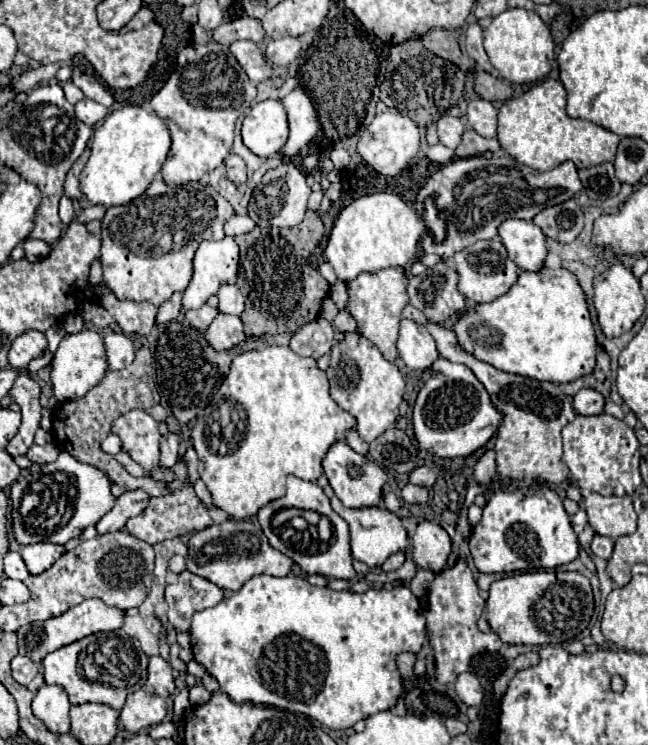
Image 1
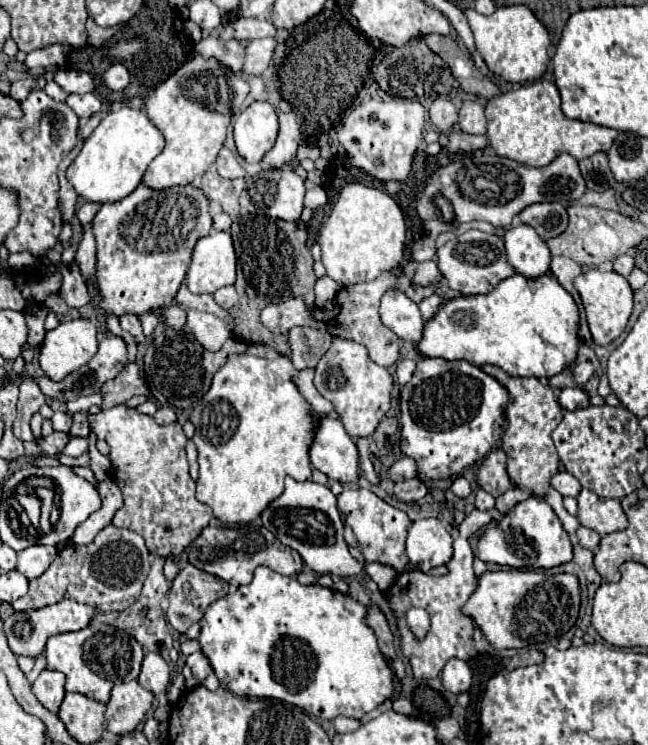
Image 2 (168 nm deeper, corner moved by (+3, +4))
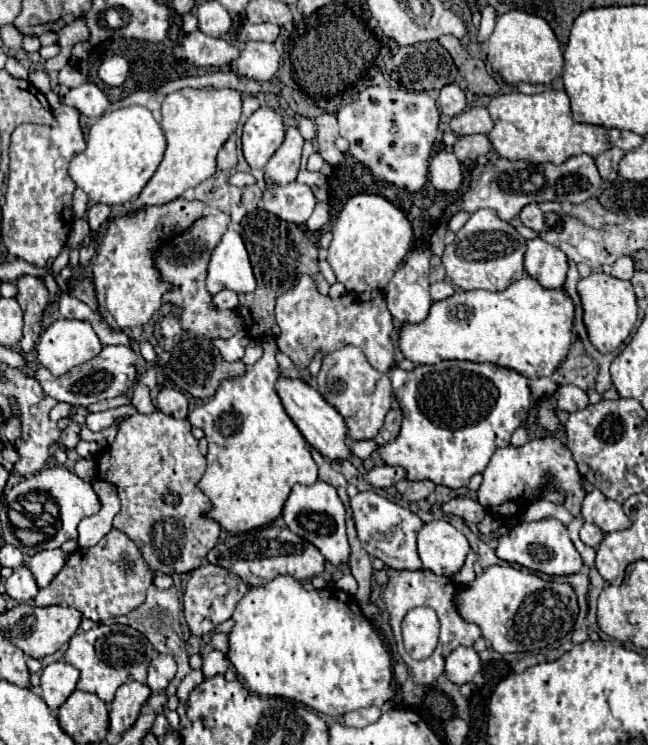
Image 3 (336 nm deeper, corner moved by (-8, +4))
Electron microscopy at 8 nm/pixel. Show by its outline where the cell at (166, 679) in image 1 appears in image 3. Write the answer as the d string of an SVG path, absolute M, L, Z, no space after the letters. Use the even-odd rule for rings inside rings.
M158 654L148 668L148 680L146 682L154 692L160 692L160 690L166 690L166 686L174 680L174 676L176 676L174 658L168 654Z

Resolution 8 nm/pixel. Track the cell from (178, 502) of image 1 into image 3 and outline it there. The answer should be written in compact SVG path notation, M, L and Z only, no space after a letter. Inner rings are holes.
M156 408L152 414L128 416L116 426L116 440L102 452L102 456L98 456L98 478L116 484L122 502L122 510L114 516L114 528L128 534L140 546L152 570L160 570L164 574L184 574L198 568L200 560L218 542L220 524L204 516L212 510L212 502L200 492L196 482L200 482L206 472L206 458L200 454L198 440L190 432L190 420L170 418Z

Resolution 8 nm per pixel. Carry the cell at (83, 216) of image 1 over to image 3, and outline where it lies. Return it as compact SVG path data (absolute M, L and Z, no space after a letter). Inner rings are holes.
M92 204L88 208L88 222L90 222L90 228L92 230L98 230L112 214L112 208L106 206L106 204Z

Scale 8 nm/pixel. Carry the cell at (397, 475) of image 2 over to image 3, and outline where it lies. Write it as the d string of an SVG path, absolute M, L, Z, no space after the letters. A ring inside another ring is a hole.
M376 466L366 474L366 480L374 488L388 488L388 486L394 486L396 482L400 482L404 478L406 478L404 468L396 468L396 466Z

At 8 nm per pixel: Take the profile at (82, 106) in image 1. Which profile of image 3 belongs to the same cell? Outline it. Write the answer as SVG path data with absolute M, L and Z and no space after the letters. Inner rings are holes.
M92 82L82 84L78 88L72 88L62 100L64 100L64 104L76 108L80 114L90 116L90 118L100 118L110 106L104 92Z

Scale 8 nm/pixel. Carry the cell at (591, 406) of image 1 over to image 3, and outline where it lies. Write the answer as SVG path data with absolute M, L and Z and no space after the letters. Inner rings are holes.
M560 386L554 392L554 396L558 400L558 410L564 410L564 412L576 412L590 404L588 394L578 386Z

